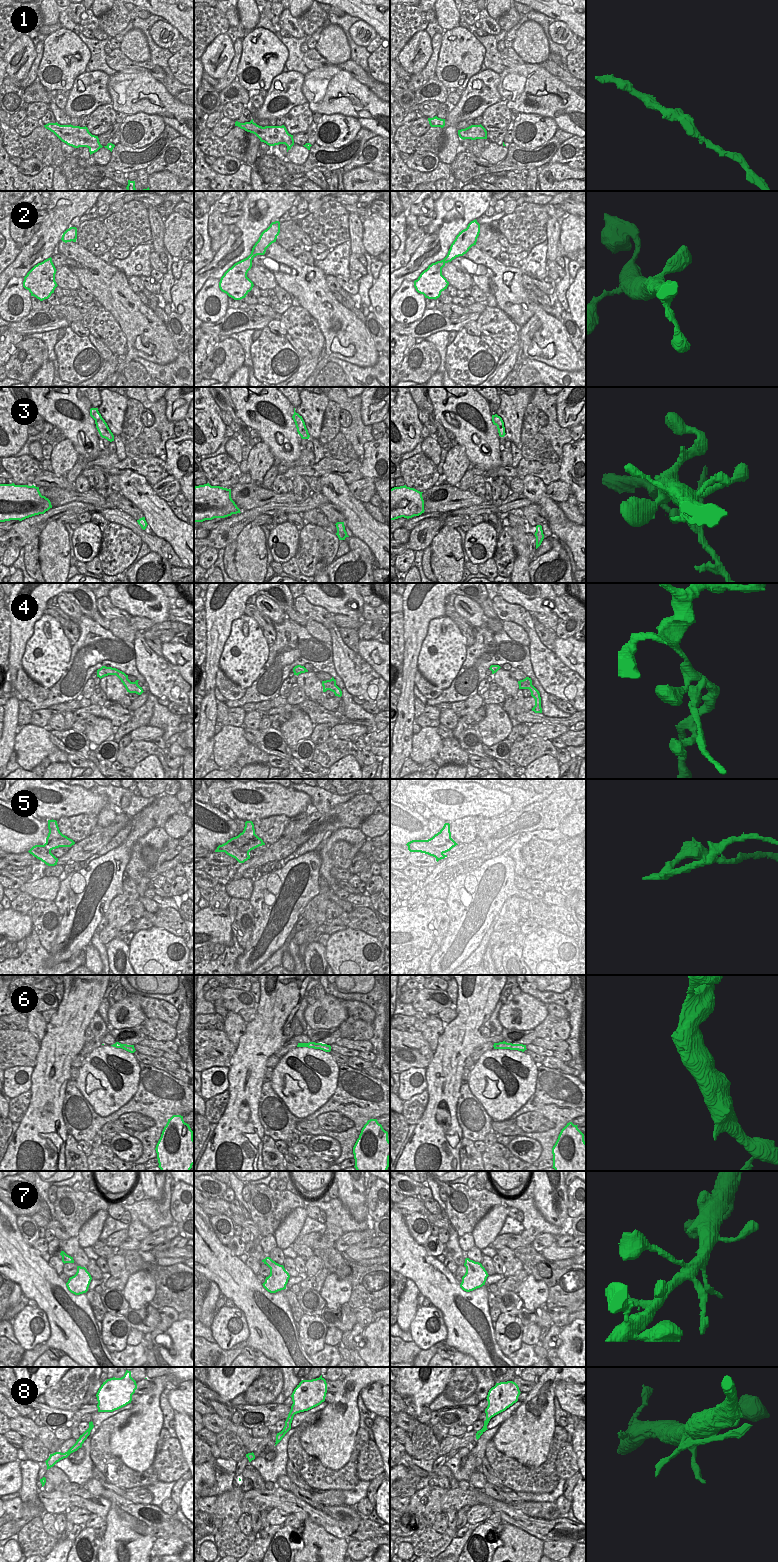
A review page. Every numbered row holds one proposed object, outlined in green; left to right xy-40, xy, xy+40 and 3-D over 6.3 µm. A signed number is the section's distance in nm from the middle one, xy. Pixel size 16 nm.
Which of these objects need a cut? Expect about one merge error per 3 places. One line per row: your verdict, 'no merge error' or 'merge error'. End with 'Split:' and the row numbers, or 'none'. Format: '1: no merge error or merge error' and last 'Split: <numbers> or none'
1: no merge error
2: no merge error
3: merge error
4: merge error
5: merge error
6: no merge error
7: no merge error
8: no merge error
Split: 3, 4, 5

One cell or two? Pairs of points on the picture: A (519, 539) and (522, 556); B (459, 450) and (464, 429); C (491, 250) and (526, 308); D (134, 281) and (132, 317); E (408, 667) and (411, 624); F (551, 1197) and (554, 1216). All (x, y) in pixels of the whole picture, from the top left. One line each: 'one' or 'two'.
A: one
B: two
C: two
D: two
E: one
F: one

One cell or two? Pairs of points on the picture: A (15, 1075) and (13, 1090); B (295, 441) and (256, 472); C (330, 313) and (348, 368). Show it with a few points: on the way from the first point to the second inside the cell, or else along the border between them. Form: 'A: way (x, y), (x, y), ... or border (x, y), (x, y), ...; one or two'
A: way (14, 1079), (13, 1086); one
B: border (262, 441), (268, 446), (274, 458), (274, 463); two
C: border (329, 358), (336, 357), (359, 366), (369, 367); two

